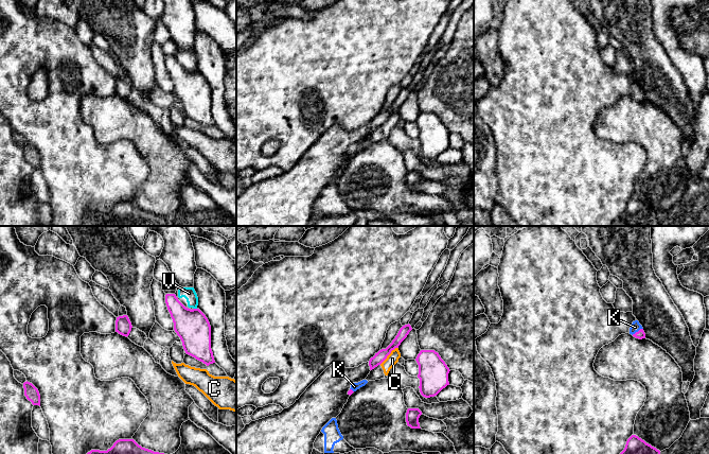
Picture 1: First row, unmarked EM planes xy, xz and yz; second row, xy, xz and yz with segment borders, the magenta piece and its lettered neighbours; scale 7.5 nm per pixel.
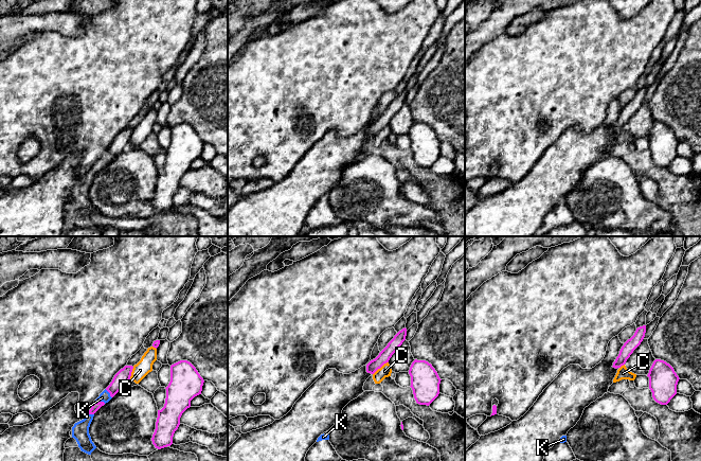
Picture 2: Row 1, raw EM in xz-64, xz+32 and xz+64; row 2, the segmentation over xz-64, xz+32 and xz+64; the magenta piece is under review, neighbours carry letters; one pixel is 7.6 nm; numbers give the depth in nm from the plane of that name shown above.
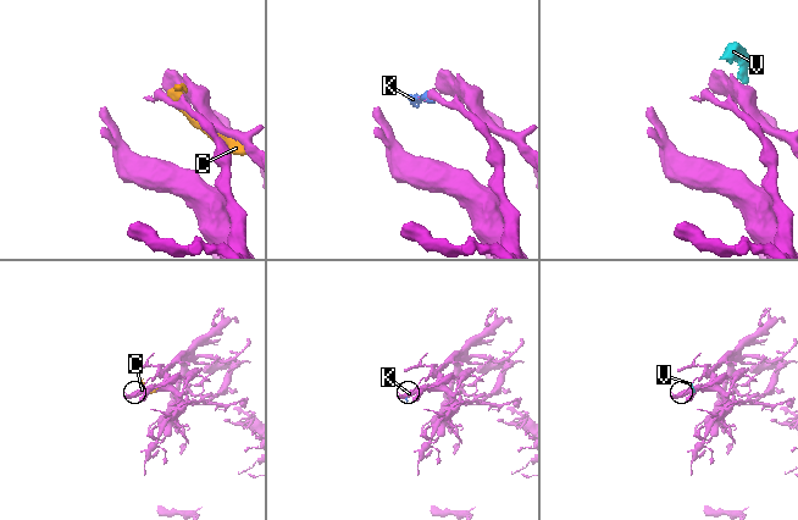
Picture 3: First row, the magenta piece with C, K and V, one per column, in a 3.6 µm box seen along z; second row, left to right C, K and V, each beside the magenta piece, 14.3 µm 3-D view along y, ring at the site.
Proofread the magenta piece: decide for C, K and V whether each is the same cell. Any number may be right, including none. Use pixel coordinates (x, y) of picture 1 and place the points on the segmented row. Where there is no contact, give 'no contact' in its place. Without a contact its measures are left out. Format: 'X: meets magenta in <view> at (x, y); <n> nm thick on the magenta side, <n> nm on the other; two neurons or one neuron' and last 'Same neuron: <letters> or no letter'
C: meets magenta in xz at (389, 353); 80 nm thick on the magenta side, 90 nm on the other; two neurons
K: meets magenta in yz at (638, 331); 70 nm thick on the magenta side, 80 nm on the other; two neurons
V: meets magenta in xy at (195, 309); 260 nm thick on the magenta side, 100 nm on the other; two neurons
Same neuron: no letter

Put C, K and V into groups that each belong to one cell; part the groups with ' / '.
C / K / V

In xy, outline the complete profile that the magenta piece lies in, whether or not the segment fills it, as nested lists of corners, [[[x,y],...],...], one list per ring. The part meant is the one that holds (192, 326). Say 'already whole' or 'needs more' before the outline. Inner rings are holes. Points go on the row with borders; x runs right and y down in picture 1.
already whole; [[[166,294],[165,303],[185,353],[207,366],[215,363],[211,349],[211,326],[206,315],[199,309],[185,308],[175,294]]]

